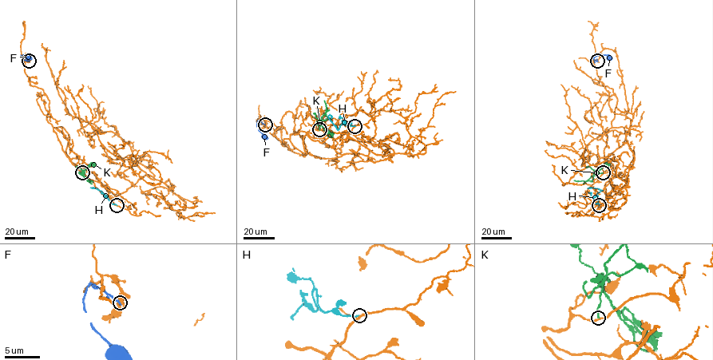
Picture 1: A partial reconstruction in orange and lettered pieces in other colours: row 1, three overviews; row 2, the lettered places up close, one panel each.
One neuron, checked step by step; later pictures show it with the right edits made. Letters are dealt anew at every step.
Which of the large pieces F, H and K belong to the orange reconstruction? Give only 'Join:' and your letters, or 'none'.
Join: none

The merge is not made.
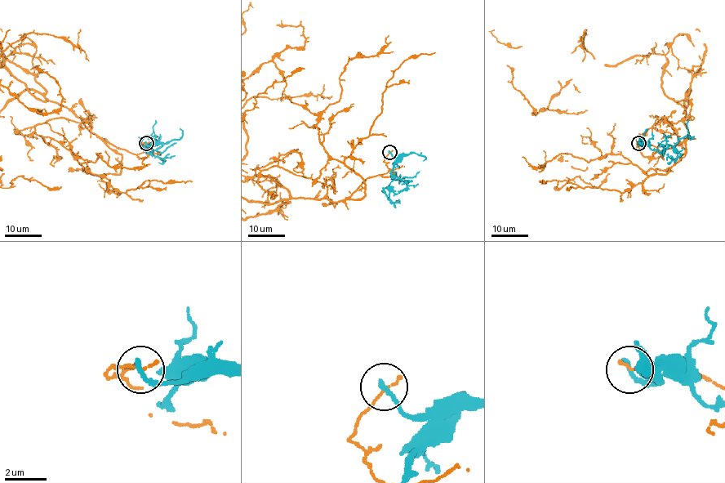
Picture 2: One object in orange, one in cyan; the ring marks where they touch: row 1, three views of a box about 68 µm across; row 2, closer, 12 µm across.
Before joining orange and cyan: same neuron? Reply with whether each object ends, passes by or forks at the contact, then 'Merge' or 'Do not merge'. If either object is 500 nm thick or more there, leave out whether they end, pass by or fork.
At the ring orange ends. At the ring cyan ends. Do not merge

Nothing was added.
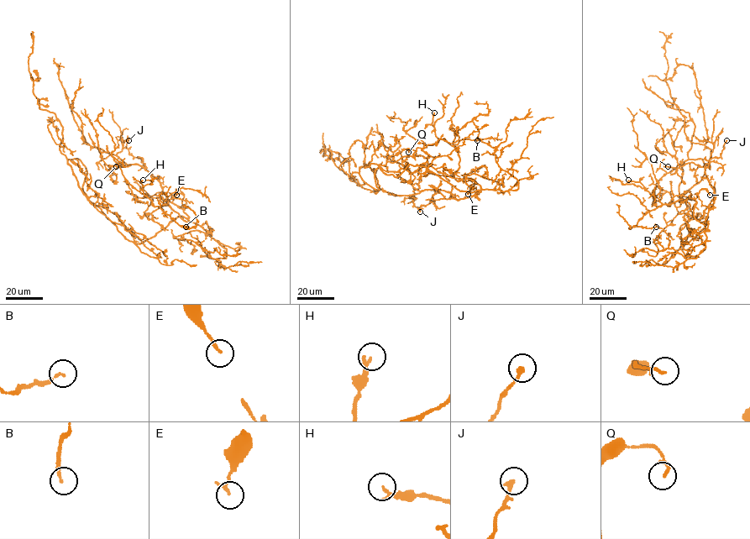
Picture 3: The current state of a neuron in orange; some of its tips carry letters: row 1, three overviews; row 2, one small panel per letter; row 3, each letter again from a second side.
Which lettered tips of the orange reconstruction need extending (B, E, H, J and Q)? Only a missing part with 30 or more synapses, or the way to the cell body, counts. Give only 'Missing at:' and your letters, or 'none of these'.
Missing at: none of these

